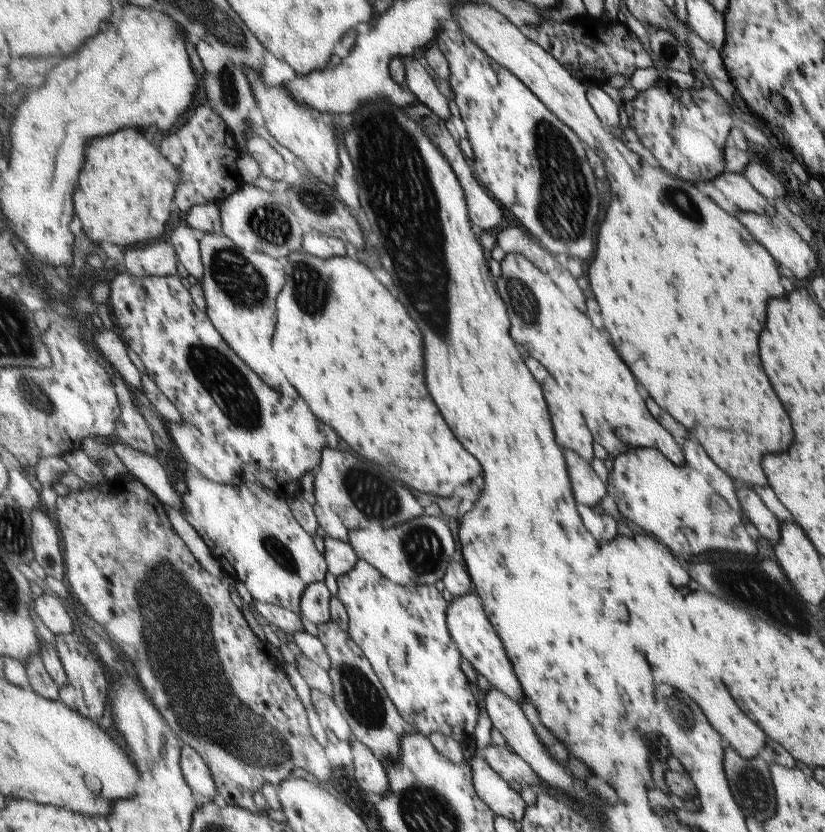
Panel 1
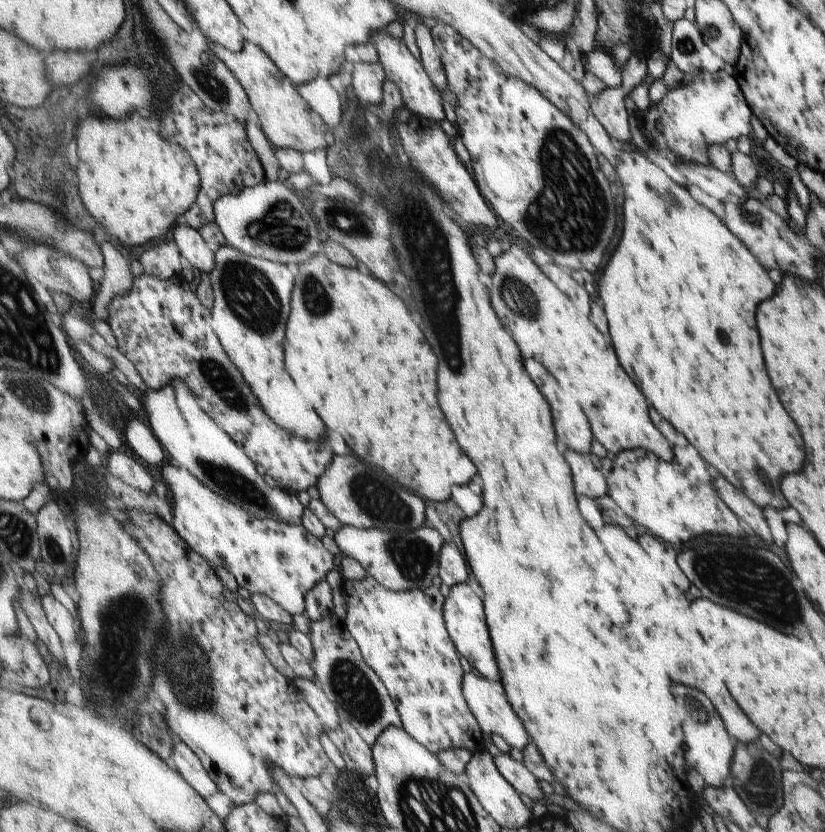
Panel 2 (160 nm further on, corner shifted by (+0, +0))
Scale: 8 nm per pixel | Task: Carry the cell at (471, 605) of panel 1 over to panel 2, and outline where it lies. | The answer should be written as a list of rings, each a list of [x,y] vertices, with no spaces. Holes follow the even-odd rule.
[[[459,583],[450,589],[444,606],[444,617],[447,622],[449,634],[462,656],[481,675],[484,675],[490,681],[500,686],[499,678],[502,678],[501,672],[499,672],[500,664],[496,657],[493,642],[491,642],[491,636],[489,636],[491,632],[489,632],[488,619],[486,618],[485,608],[483,608],[483,600],[479,598],[479,594],[475,594],[475,590],[471,588],[471,584]]]

